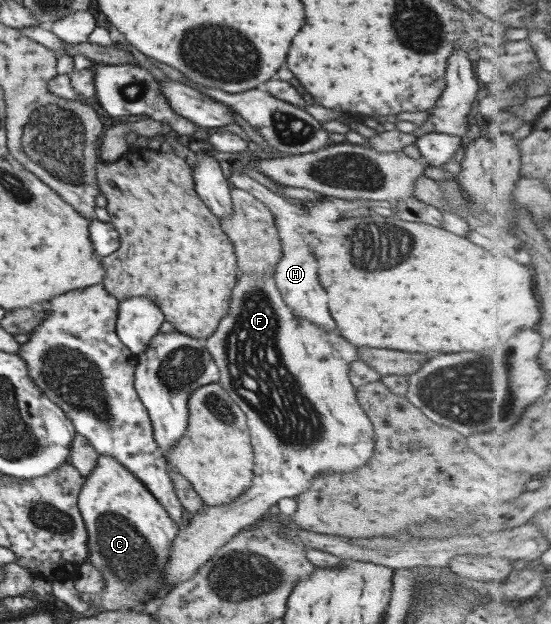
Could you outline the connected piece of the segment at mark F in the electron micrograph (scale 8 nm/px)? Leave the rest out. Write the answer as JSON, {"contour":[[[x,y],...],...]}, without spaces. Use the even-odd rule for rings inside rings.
{"contour":[[[237,276],[226,316],[218,322],[216,330],[204,339],[205,347],[219,370],[217,383],[246,414],[253,452],[252,478],[247,490],[232,504],[223,507],[204,505],[204,508],[193,514],[186,526],[180,525],[180,530],[172,539],[170,558],[163,571],[163,582],[167,588],[173,589],[194,576],[225,542],[236,537],[238,532],[258,524],[270,514],[270,508],[274,508],[281,498],[293,499],[306,491],[316,475],[322,475],[326,470],[350,472],[371,458],[375,436],[372,434],[371,422],[356,400],[355,388],[348,374],[349,364],[357,360],[356,350],[334,332],[316,328],[316,324],[308,324],[306,320],[298,322],[290,308],[284,306],[276,289],[273,276]]]}

